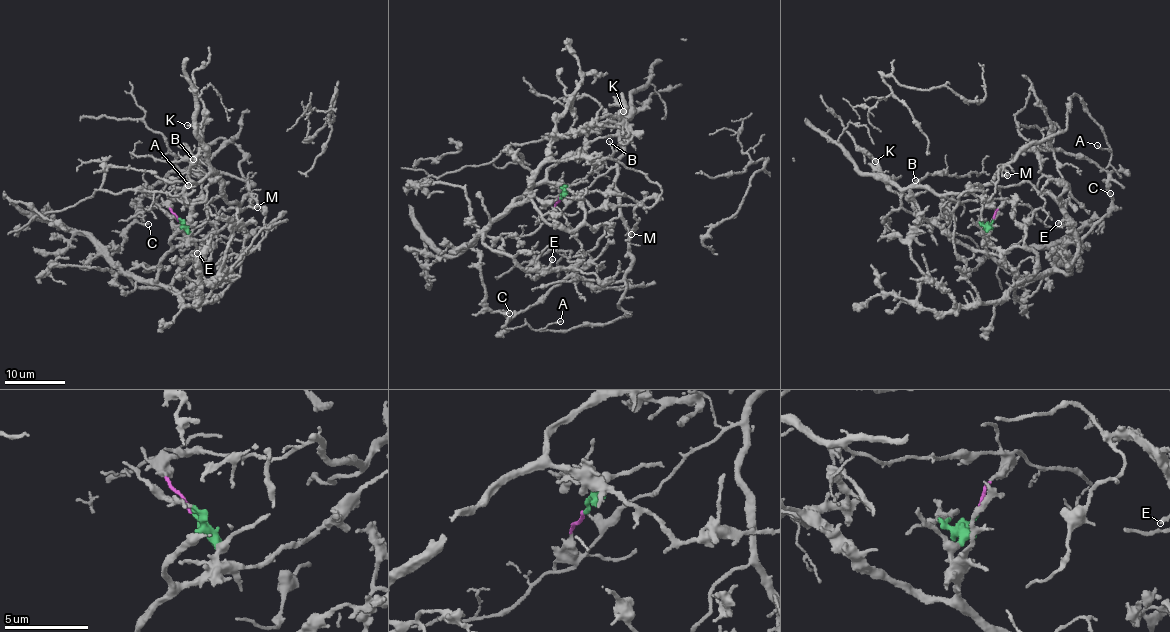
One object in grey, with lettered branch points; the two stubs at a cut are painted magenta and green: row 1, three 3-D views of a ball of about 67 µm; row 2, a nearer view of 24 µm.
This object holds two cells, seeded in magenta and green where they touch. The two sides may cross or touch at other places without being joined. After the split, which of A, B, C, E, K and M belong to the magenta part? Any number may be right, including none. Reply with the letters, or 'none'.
A, B, M

